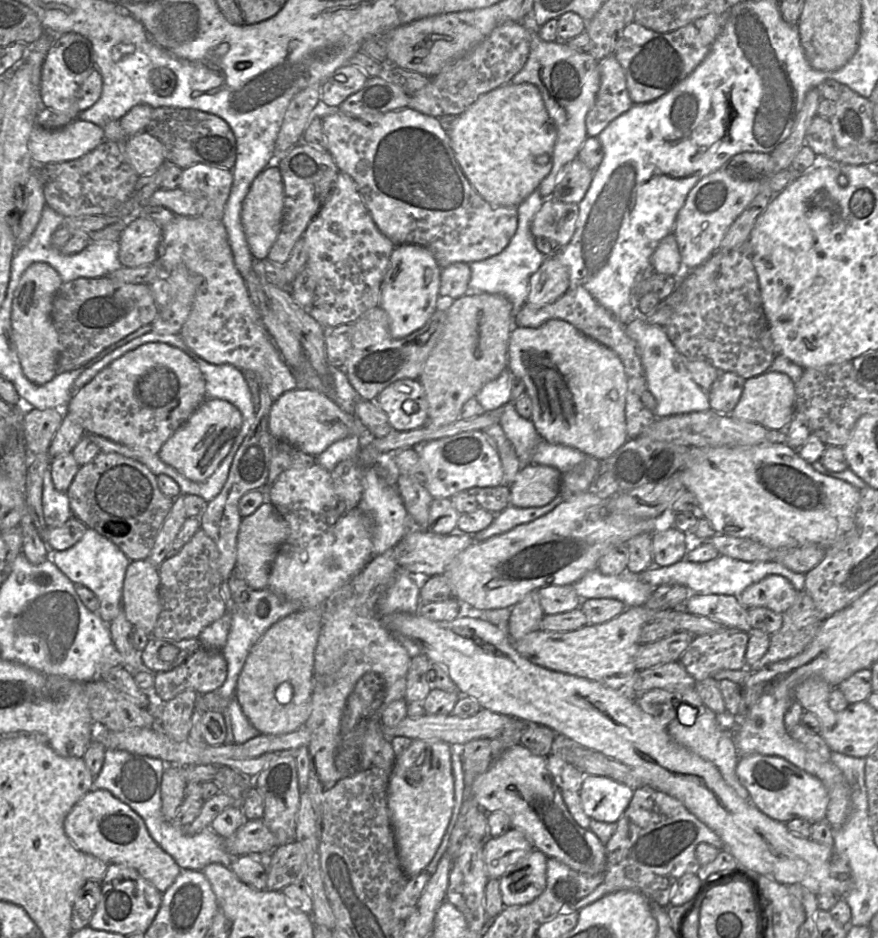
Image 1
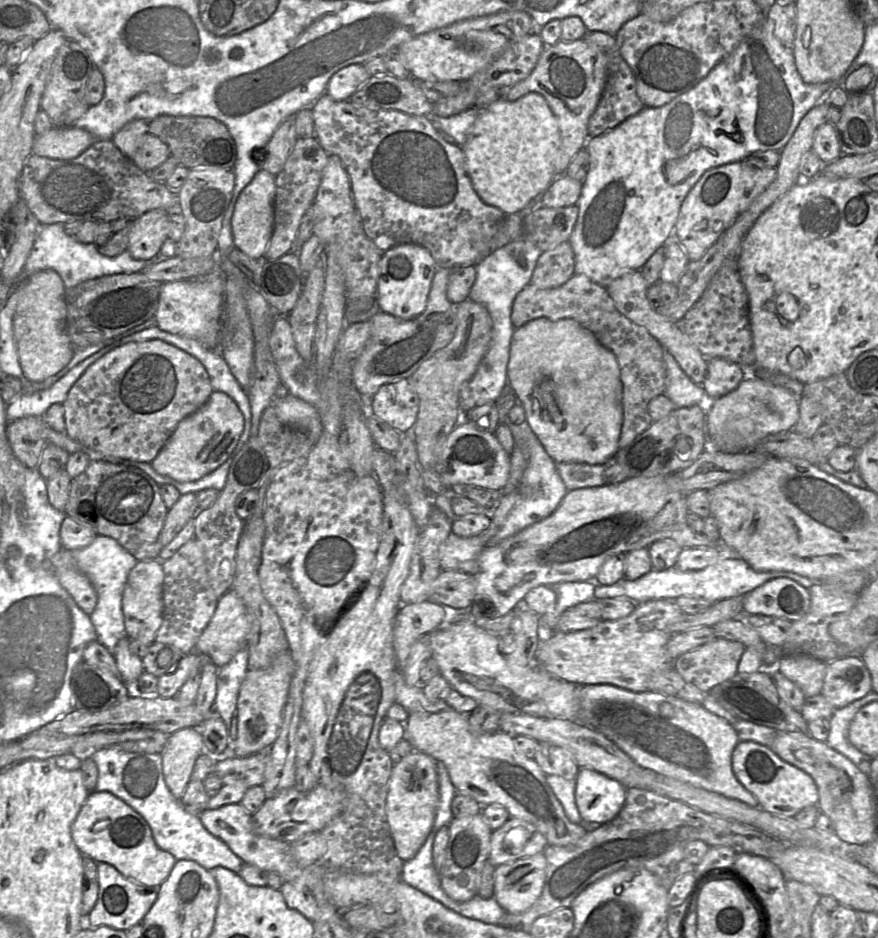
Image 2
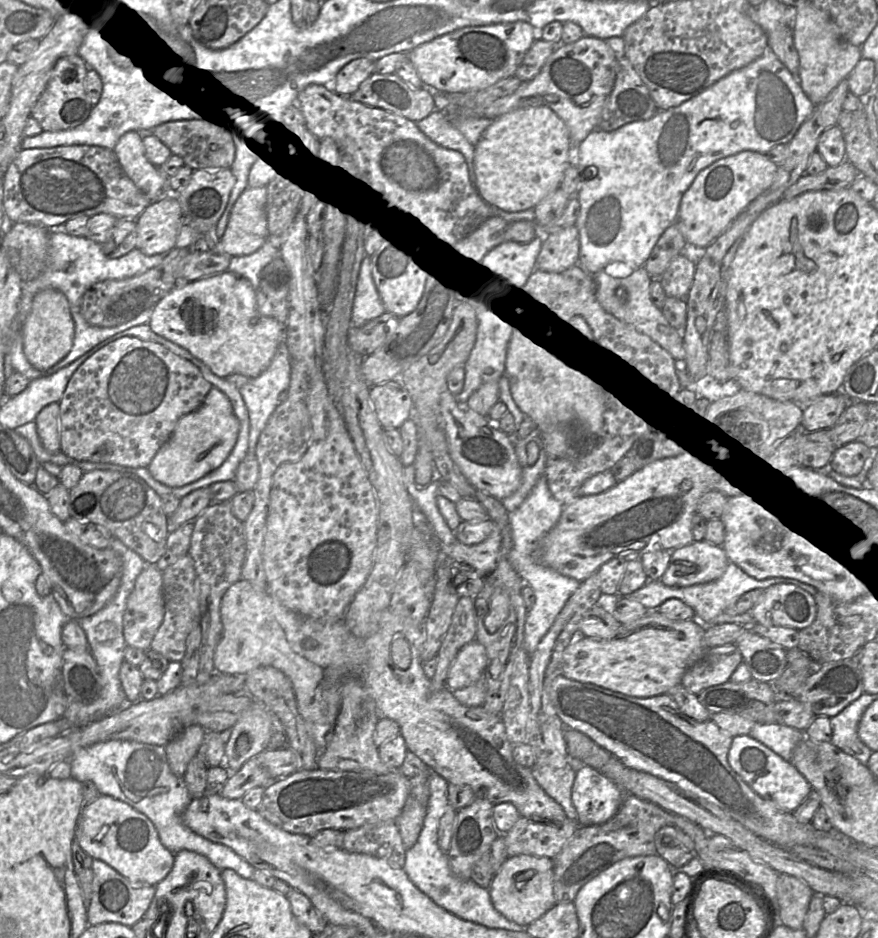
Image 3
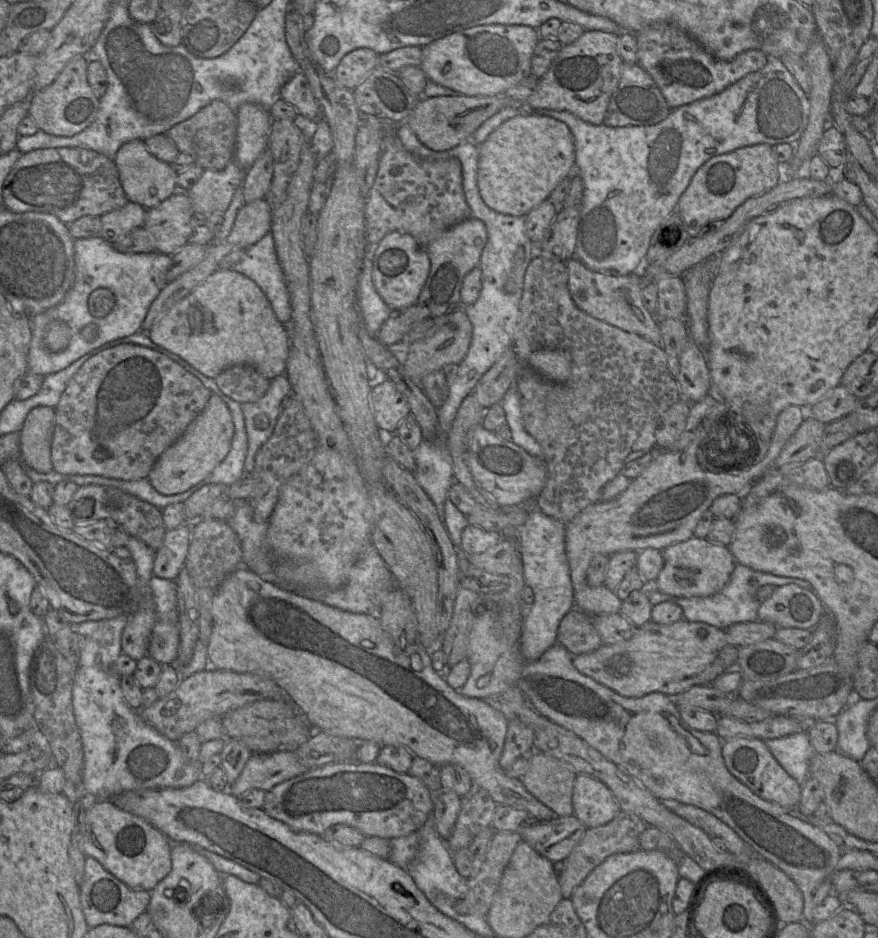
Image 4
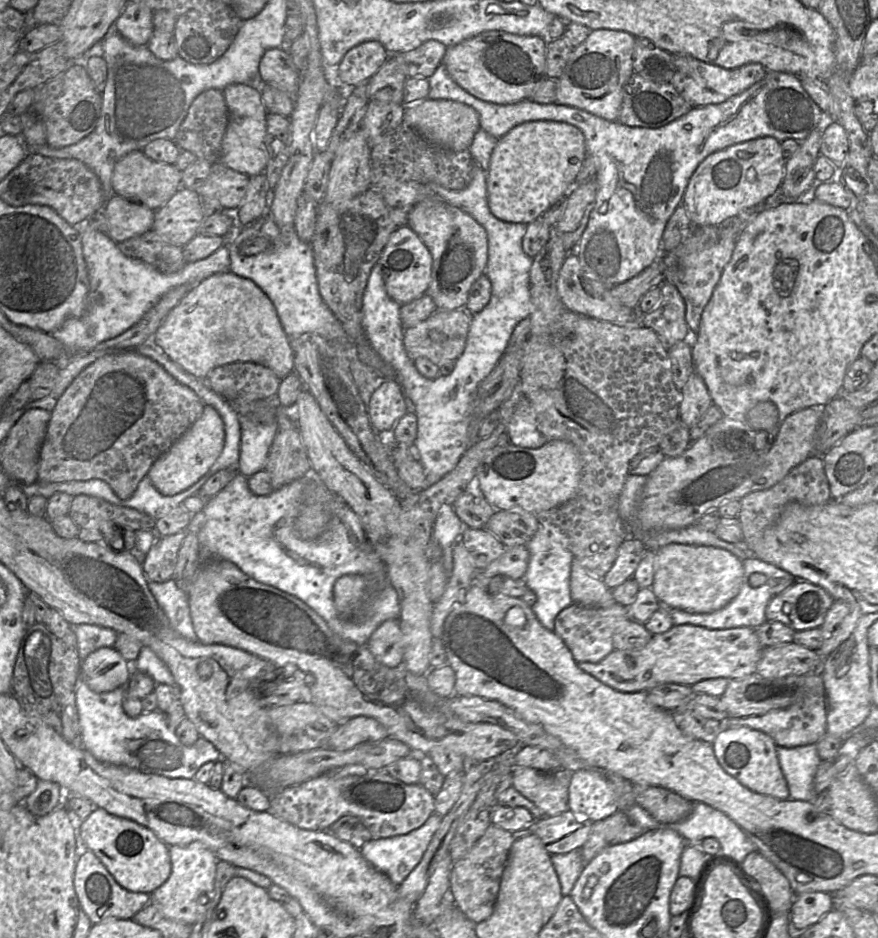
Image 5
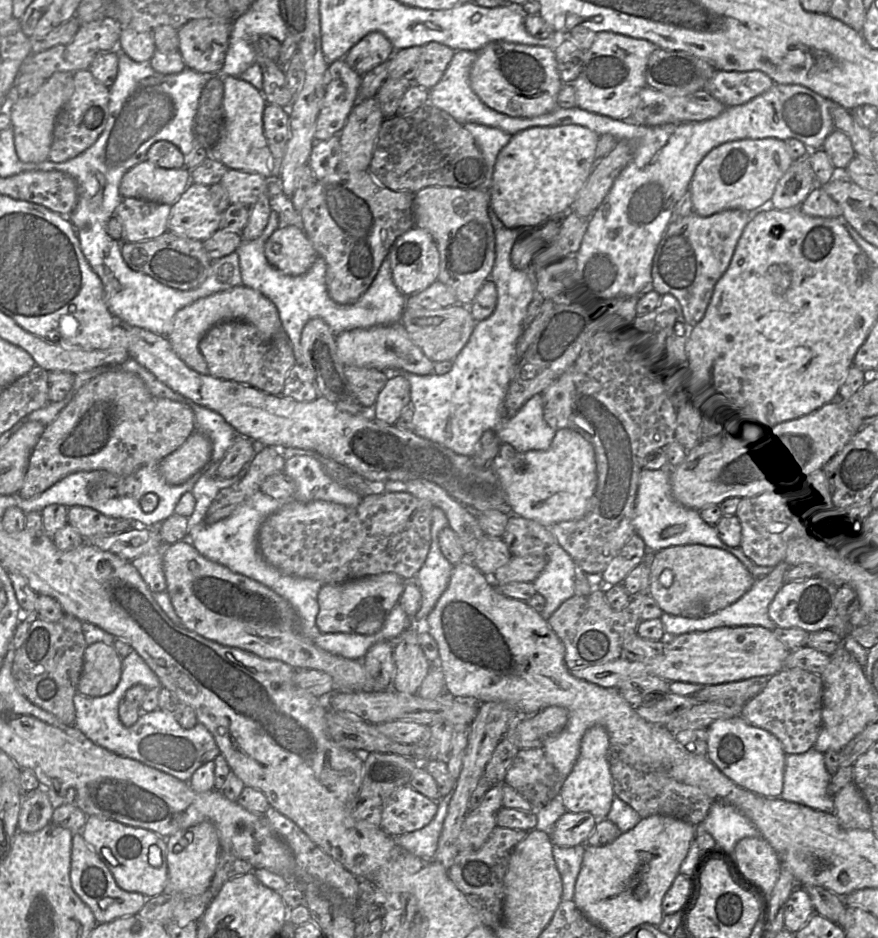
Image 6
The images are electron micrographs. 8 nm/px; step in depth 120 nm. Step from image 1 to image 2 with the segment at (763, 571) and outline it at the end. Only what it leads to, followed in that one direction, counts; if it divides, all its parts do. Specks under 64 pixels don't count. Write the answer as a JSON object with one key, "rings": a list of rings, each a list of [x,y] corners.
{"rings":[[[723,553],[720,560],[711,566],[699,571],[682,572],[675,567],[664,571],[651,570],[636,580],[623,578],[613,585],[597,585],[593,600],[605,598],[627,597],[636,604],[650,600],[676,600],[682,596],[700,598],[716,603],[734,597],[743,597],[757,587],[775,578],[788,578],[800,584],[807,590],[815,583],[809,578],[793,572],[771,571],[758,572],[753,570],[744,560],[736,555]]]}

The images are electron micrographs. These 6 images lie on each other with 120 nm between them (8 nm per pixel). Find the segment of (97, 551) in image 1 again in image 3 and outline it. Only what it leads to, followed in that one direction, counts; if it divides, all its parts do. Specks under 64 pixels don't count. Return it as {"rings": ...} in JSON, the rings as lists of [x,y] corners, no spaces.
{"rings":[[[113,539],[108,548],[118,553],[122,559],[119,588],[115,596],[105,607],[97,613],[79,621],[88,641],[89,652],[92,654],[97,664],[102,680],[102,688],[99,697],[90,704],[82,704],[79,702],[68,703],[63,717],[71,722],[76,728],[92,723],[127,704],[126,696],[119,678],[120,667],[124,661],[124,651],[127,647],[123,635],[123,616],[127,599],[133,591],[136,579],[147,564],[137,553],[127,548],[117,539]]]}

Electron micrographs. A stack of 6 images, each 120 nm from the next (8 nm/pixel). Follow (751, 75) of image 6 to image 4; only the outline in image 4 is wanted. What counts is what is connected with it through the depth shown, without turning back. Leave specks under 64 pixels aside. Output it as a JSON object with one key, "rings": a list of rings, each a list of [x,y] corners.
{"rings":[[[657,23],[634,34],[638,47],[637,64],[652,77],[672,110],[723,91],[746,75],[762,69],[768,59],[764,52],[756,49],[743,51],[728,61],[718,59],[686,32],[669,23]]]}

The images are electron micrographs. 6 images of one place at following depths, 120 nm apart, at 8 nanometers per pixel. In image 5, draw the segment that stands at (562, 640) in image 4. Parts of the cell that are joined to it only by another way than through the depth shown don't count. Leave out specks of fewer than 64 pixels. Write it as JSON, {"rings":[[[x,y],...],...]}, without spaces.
{"rings":[[[572,603],[556,616],[553,631],[564,641],[577,663],[598,663],[614,650],[615,629],[629,618],[628,608],[618,603],[609,607],[590,607]]]}

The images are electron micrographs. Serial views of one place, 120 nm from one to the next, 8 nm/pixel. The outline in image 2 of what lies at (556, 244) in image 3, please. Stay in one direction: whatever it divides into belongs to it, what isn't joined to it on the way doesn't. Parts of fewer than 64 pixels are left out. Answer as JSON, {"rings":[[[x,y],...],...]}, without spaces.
{"rings":[[[569,241],[543,251],[532,274],[533,286],[541,289],[557,288],[575,274],[575,255]]]}

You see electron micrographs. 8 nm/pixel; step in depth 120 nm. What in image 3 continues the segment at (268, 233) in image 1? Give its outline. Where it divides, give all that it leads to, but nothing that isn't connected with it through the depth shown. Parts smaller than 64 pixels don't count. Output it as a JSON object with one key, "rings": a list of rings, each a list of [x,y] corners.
{"rings":[[[248,186],[233,207],[224,235],[211,251],[231,257],[256,252],[268,236],[267,195],[267,187]]]}

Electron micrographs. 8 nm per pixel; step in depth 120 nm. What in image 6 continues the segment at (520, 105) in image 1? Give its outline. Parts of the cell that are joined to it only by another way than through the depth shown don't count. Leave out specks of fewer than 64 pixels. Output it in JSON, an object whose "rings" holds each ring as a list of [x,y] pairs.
{"rings":[[[581,125],[535,126],[512,135],[496,159],[489,182],[491,208],[504,226],[532,229],[550,218],[567,213],[596,165],[599,135]]]}

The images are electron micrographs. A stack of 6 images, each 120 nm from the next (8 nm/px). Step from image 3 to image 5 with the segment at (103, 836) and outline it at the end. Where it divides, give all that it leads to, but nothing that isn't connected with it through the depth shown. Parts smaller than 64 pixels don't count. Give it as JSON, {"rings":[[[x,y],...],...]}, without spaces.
{"rings":[[[95,807],[81,822],[80,835],[85,847],[98,857],[117,883],[129,891],[151,894],[171,874],[169,847],[149,828],[135,821]]]}

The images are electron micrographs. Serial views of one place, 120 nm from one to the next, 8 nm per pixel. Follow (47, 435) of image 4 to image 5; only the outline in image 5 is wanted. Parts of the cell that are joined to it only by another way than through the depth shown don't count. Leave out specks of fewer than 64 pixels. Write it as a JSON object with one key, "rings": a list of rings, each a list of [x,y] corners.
{"rings":[[[27,410],[2,443],[1,466],[13,482],[37,482],[40,448],[50,418],[51,412],[47,410]]]}

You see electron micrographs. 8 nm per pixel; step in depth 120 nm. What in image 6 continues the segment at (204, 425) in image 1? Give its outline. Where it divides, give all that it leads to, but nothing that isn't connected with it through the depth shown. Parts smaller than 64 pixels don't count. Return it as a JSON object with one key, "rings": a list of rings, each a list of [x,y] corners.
{"rings":[[[195,430],[179,448],[158,462],[159,472],[169,485],[183,484],[210,464],[211,451],[208,437]]]}

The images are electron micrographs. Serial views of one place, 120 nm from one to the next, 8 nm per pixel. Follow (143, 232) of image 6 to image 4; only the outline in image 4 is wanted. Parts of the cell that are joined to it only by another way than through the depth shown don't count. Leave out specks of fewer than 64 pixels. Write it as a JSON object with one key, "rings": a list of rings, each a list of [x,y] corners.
{"rings":[[[128,201],[123,207],[112,210],[101,216],[100,236],[110,244],[115,244],[130,230],[141,227],[147,209]]]}

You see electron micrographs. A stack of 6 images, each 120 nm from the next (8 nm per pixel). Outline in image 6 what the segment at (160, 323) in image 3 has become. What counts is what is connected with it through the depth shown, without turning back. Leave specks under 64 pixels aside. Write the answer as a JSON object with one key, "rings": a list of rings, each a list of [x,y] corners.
{"rings":[[[242,284],[199,298],[177,311],[172,331],[166,337],[175,353],[187,366],[200,374],[208,374],[206,361],[199,350],[199,342],[211,327],[228,320],[238,320],[252,324],[264,339],[273,339],[285,335],[275,305],[259,291]]]}

